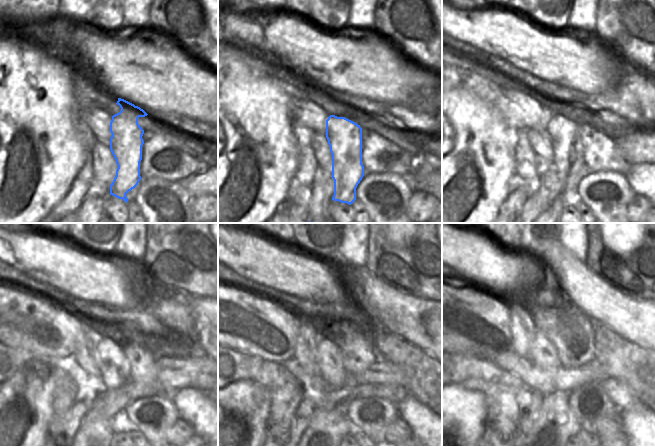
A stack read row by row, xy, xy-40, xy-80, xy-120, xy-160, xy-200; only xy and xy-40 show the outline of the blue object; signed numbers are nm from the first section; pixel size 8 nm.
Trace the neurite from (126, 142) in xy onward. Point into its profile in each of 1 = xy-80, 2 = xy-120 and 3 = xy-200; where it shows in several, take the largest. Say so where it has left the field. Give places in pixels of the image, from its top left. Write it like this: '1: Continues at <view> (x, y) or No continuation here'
1: Continues at xy-80 (568, 157)
2: Continues at xy-120 (114, 367)
3: Continues at xy-200 (542, 352)

